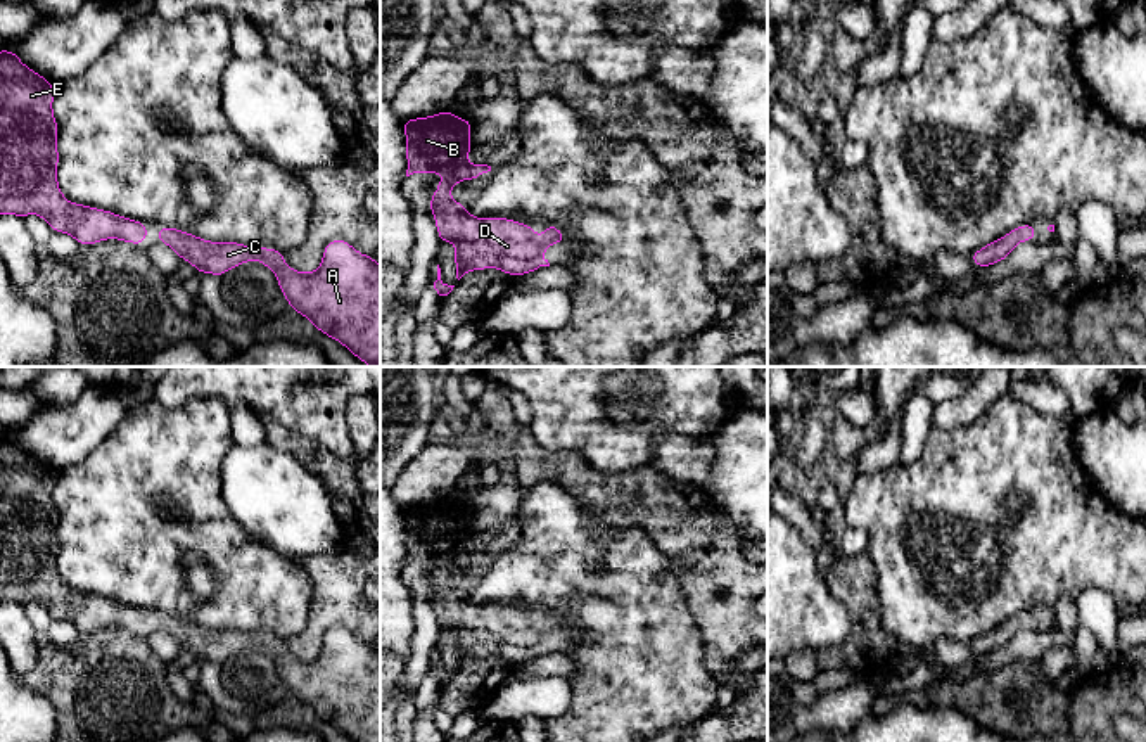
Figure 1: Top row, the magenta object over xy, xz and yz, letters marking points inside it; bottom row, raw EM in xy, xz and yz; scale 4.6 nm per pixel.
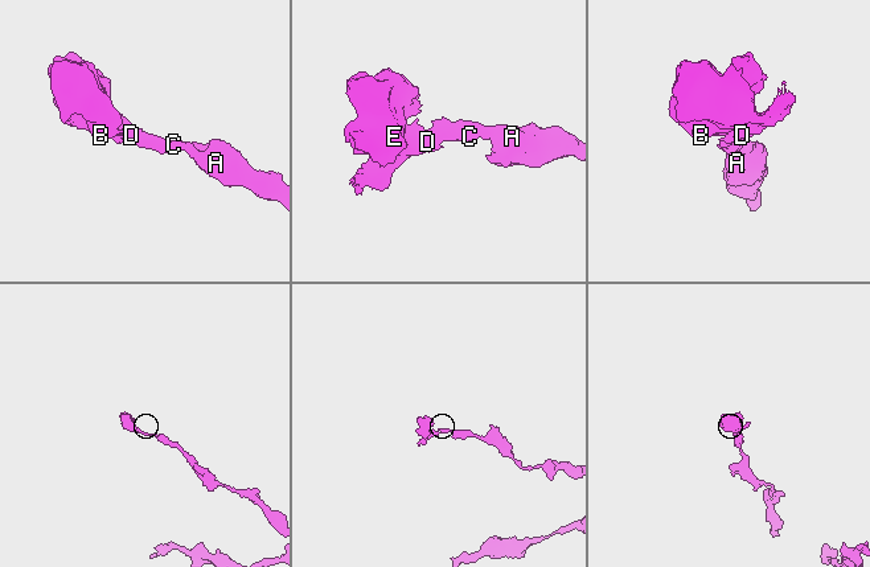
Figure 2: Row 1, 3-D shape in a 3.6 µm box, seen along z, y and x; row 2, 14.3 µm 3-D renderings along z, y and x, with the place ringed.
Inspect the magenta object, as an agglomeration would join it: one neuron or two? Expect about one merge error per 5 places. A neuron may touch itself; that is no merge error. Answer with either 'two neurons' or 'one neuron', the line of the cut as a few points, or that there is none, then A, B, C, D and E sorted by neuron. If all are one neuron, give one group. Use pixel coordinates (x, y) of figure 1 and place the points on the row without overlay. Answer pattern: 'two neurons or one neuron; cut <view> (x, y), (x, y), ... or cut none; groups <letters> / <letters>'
one neuron; cut none; groups A B C D E

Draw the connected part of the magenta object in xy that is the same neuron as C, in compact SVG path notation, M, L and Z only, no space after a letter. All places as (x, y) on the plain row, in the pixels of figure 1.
M171 614L157 616L157 628L168 631L181 649L188 649L199 661L221 664L233 654L259 647L278 666L280 680L290 697L306 704L322 721L339 728L353 742L380 742L380 654L373 643L360 642L342 626L330 628L316 659L302 661L285 652L283 640L271 635L252 635L239 630L209 630Z

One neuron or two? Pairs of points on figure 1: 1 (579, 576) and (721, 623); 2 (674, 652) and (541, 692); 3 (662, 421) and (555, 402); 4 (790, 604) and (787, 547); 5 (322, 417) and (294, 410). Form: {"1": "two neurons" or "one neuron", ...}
{"1": "two neurons", "2": "two neurons", "3": "one neuron", "4": "one neuron", "5": "one neuron"}

